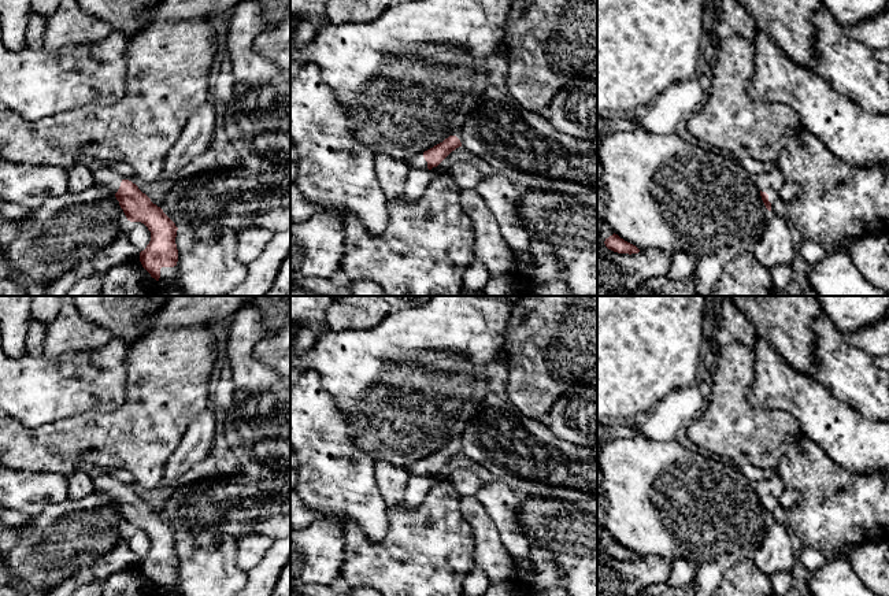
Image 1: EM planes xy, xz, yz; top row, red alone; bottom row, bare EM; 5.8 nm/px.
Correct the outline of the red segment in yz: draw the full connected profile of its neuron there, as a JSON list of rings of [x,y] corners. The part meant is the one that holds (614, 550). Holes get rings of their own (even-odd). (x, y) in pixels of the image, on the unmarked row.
[[[615,540],[612,543],[610,543],[608,545],[605,545],[604,551],[608,556],[611,556],[614,559],[618,559],[618,560],[631,562],[631,560],[638,560],[640,559],[640,556],[636,552],[625,548],[623,545],[621,545]]]

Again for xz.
[[[449,443],[442,449],[434,452],[433,455],[418,460],[407,467],[410,475],[418,477],[431,477],[437,474],[452,458],[462,454],[460,447],[456,443]]]

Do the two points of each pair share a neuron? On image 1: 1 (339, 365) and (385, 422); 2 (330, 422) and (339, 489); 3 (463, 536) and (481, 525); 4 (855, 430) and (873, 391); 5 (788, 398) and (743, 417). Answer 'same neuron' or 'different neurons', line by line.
1: same neuron
2: same neuron
3: different neurons
4: different neurons
5: different neurons

